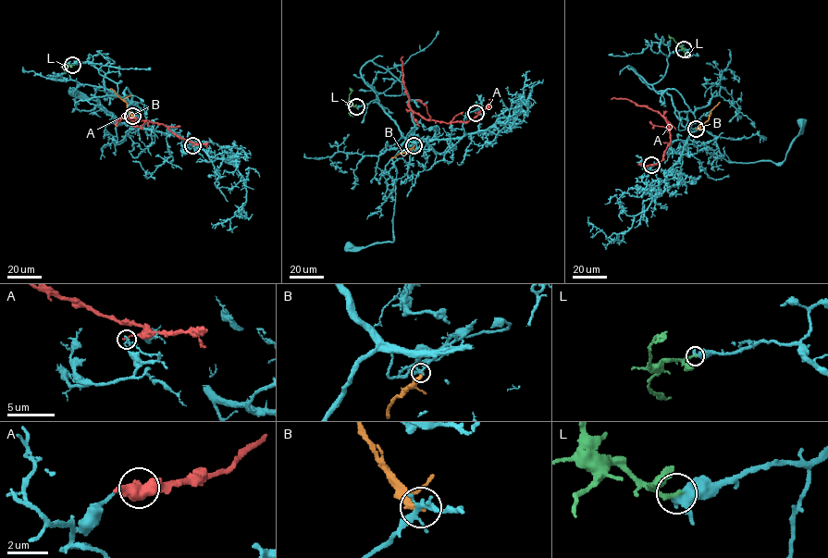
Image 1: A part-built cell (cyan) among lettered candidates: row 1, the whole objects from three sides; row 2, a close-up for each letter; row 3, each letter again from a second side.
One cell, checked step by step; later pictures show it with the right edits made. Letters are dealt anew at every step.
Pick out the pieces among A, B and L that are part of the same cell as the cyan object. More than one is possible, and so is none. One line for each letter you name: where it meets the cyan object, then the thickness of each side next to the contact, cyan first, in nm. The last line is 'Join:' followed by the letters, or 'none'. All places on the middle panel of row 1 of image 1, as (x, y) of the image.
L: meets cyan at (356, 106); 440 nm thick on the cyan side, 260 nm on the other
Join: L

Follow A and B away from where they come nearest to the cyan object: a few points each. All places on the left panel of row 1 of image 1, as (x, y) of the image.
A: (192, 145), (195, 143), (176, 136), (161, 124), (125, 117), (117, 119), (117, 126)
B: (132, 116), (127, 103), (110, 89)

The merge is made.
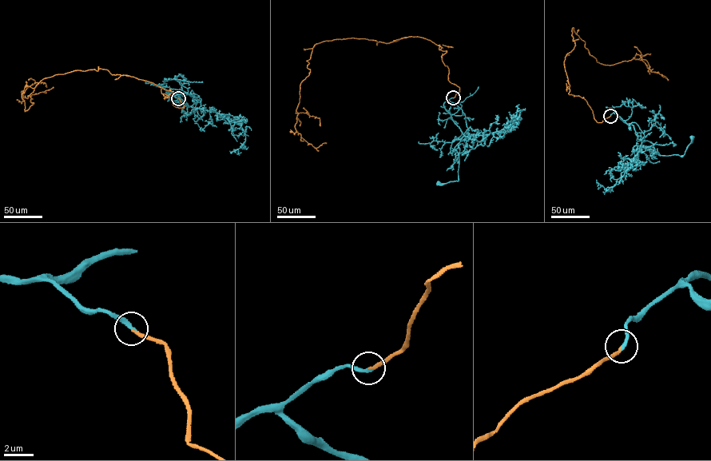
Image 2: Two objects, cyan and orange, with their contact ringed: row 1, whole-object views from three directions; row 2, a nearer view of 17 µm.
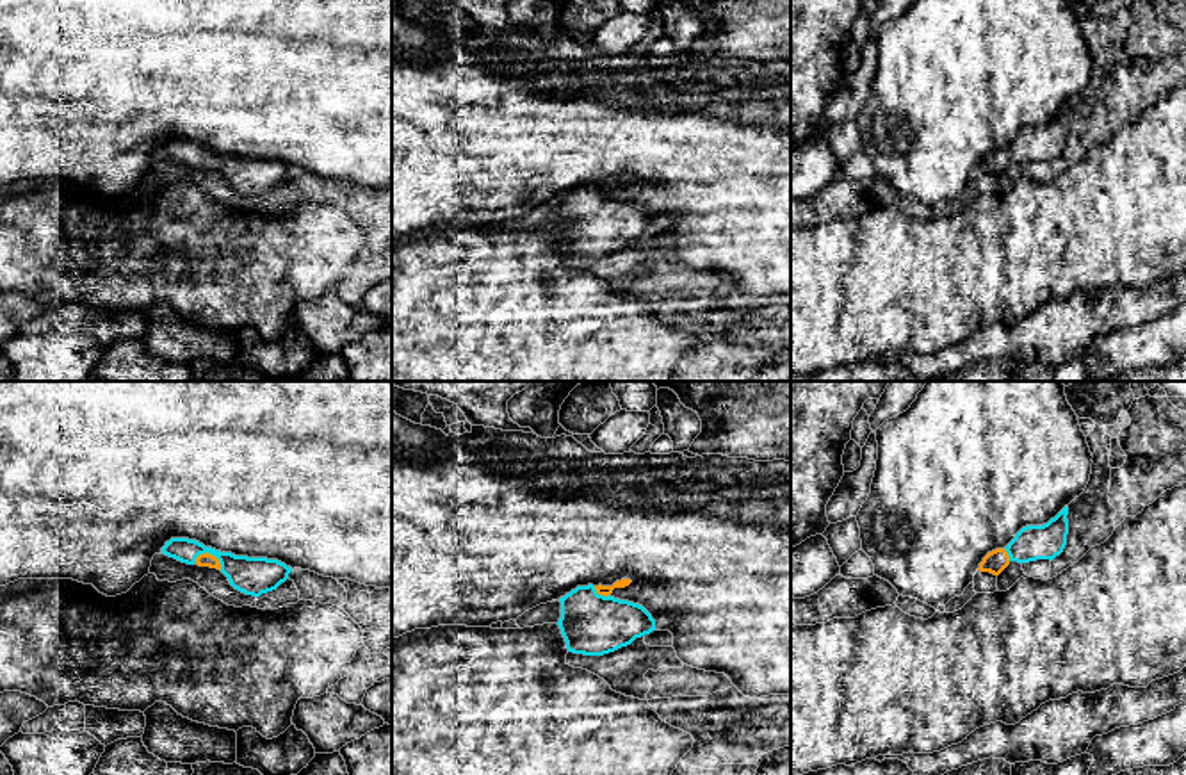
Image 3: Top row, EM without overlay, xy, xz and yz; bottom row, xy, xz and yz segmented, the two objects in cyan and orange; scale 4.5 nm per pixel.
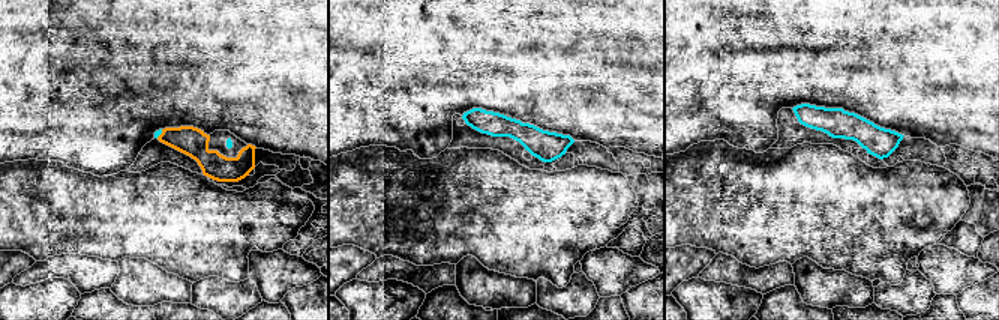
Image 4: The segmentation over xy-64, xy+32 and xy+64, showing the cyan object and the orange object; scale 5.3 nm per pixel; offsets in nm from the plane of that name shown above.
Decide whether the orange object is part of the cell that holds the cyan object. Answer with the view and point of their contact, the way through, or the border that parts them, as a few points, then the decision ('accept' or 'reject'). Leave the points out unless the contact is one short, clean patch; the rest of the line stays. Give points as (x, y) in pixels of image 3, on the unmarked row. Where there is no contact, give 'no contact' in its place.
meets cyan in xy at (211, 154); runs through xy (253, 177), (218, 161), (211, 154), (203, 161); accept

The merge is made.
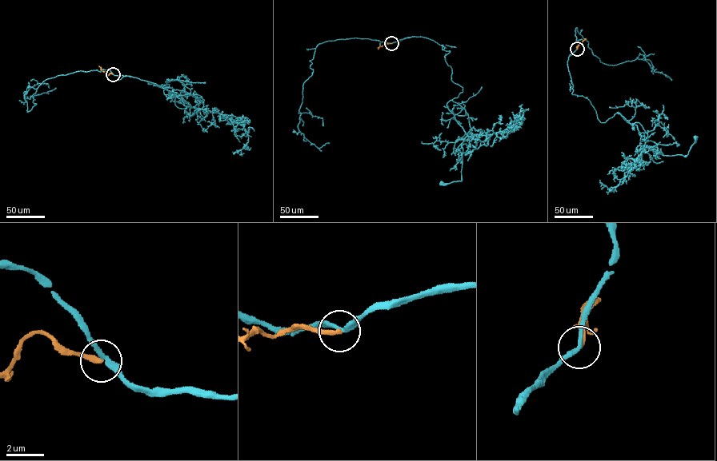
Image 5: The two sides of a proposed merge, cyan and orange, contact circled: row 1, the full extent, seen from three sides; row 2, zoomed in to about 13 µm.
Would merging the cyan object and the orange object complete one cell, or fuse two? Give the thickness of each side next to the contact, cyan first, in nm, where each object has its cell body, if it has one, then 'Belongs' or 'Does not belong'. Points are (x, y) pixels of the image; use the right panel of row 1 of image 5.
Thickness 240 nm (cyan) against 240 nm. Soma of cyan: (695, 137). Soma of orange: none. Does not belong

